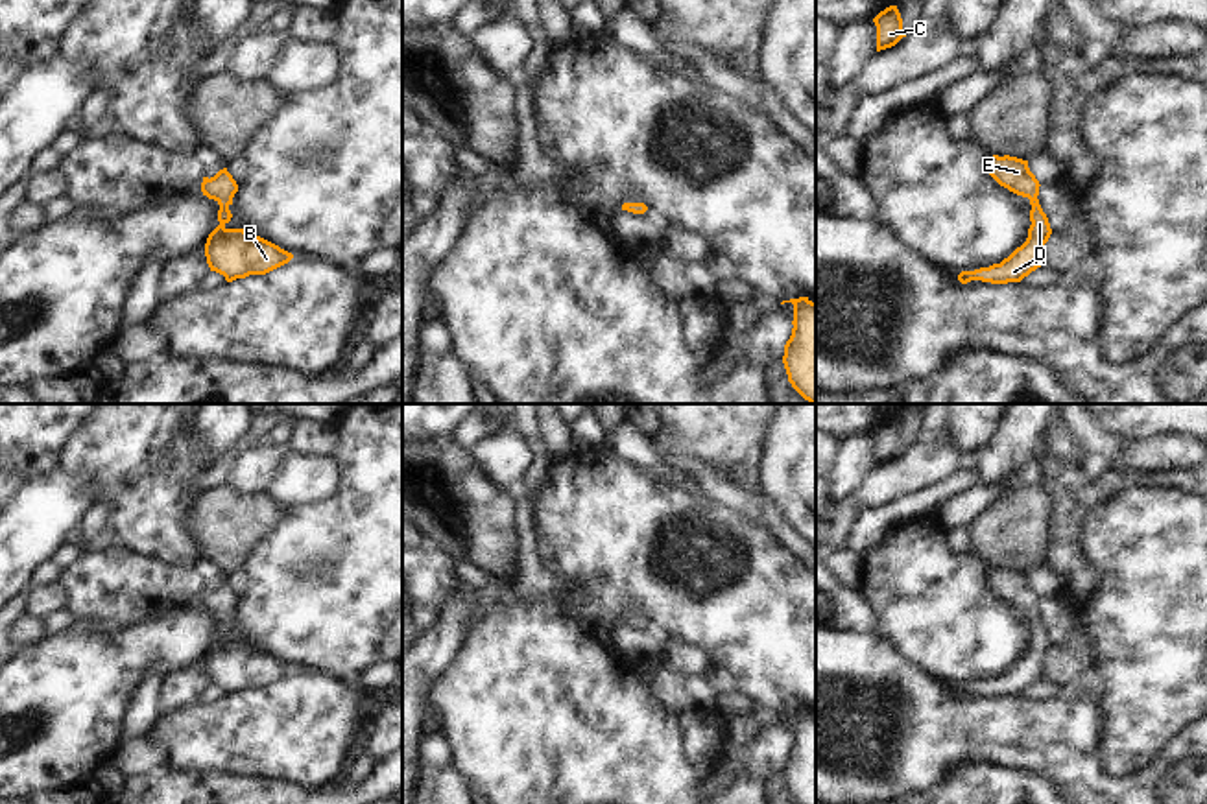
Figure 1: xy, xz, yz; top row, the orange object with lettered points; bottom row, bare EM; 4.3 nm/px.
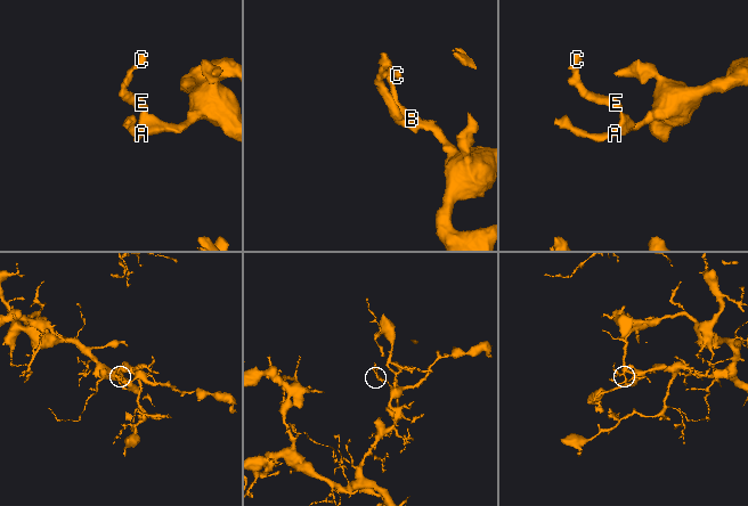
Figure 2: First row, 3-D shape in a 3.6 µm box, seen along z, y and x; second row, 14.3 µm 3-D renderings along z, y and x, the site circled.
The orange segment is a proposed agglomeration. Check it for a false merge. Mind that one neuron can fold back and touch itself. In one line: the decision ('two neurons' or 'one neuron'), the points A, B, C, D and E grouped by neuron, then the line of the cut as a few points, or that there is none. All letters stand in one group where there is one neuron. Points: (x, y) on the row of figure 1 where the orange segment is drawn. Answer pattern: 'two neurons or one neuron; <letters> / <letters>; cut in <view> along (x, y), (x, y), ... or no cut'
one neuron; A B C D E; no cut

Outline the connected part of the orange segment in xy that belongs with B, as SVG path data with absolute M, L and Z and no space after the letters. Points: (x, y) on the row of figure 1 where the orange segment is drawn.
M227 168L220 170L210 179L203 177L201 192L220 205L220 225L209 234L205 243L205 256L210 271L233 282L249 275L266 275L293 258L292 253L253 232L225 227L233 218L229 207L238 192L238 184Z

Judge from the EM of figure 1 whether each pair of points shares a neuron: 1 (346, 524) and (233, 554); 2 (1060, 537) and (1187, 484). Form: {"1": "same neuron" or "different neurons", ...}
{"1": "different neurons", "2": "same neuron"}

